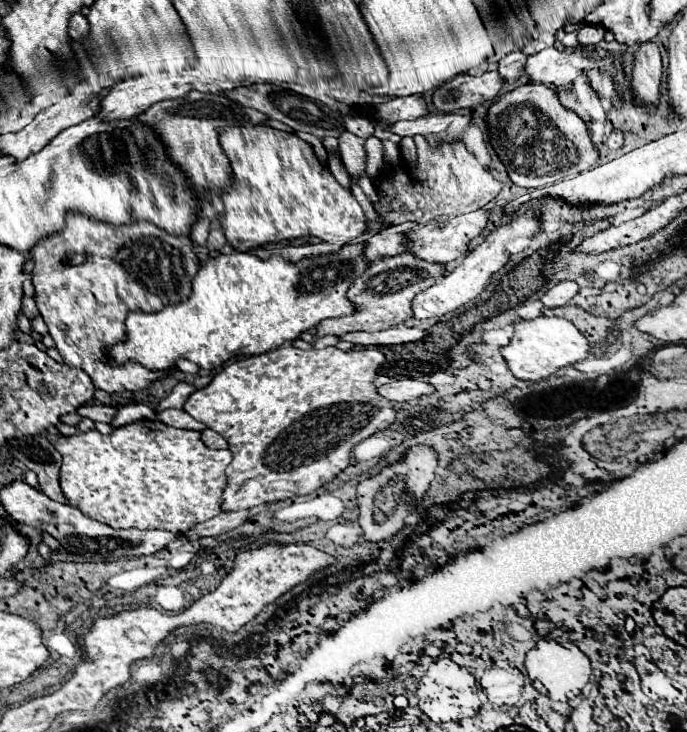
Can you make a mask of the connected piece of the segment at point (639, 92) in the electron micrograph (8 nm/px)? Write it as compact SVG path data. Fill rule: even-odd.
M648 41L638 47L632 57L632 93L642 105L650 105L660 99L662 63L656 43Z

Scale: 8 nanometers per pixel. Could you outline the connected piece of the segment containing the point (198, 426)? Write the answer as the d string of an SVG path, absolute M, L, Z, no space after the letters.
M166 409L156 415L158 421L170 425L170 427L180 427L180 429L192 429L201 432L206 429L206 425L196 421L192 415L188 415L184 409Z

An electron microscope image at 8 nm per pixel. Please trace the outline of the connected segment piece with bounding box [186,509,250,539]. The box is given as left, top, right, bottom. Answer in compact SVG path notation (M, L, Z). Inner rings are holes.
M240 509L240 511L222 511L220 515L212 517L210 521L198 523L192 529L188 529L186 537L188 539L198 539L198 537L214 537L214 535L222 535L228 533L236 527L240 527L244 521L248 521L250 513L248 509Z

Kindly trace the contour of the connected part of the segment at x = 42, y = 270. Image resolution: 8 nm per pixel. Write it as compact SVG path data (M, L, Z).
M72 213L70 217L66 217L66 229L62 233L54 233L46 241L40 241L30 253L34 257L32 283L36 287L38 309L66 365L86 371L96 389L102 389L106 393L142 391L176 371L176 367L170 367L168 371L148 369L134 361L108 365L108 349L116 343L126 341L124 321L130 311L152 313L164 309L166 305L176 305L190 295L192 279L200 269L200 261L192 251L190 239L170 237L156 225L134 223L114 227L102 225L100 221L86 221L86 217Z

